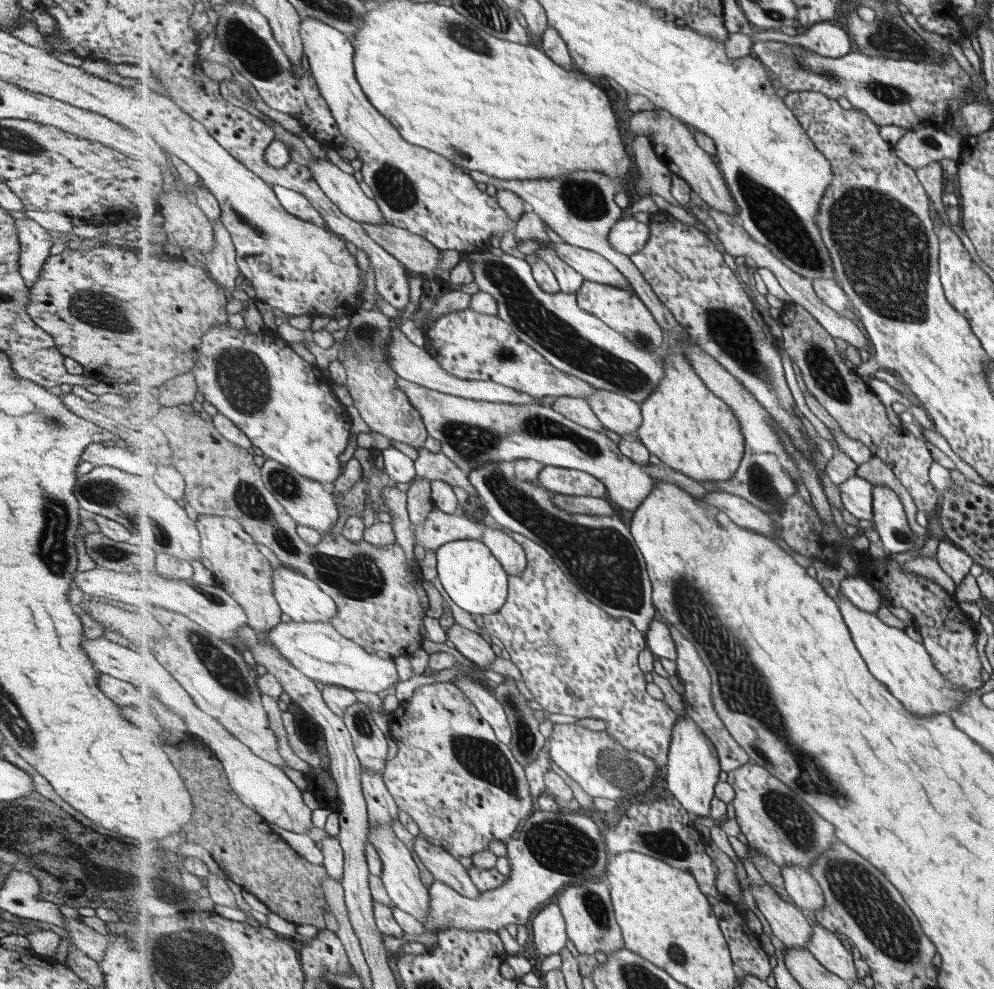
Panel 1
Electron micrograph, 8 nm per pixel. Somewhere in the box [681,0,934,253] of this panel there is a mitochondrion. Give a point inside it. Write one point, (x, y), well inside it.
(887, 36)

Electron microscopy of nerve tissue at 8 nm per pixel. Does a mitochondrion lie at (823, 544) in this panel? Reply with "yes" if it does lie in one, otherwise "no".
no

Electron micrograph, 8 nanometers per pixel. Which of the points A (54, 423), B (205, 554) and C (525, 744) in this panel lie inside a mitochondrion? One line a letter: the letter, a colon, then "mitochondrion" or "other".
A: mitochondrion
B: other
C: mitochondrion

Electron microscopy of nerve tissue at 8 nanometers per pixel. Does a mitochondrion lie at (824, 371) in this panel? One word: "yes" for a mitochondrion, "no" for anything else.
yes

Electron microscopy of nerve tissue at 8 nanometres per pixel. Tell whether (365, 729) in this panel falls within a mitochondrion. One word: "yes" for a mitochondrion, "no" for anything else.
yes

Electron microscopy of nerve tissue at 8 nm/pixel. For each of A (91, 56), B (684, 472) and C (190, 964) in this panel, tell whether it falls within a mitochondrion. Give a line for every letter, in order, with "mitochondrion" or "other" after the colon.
A: other
B: other
C: mitochondrion

